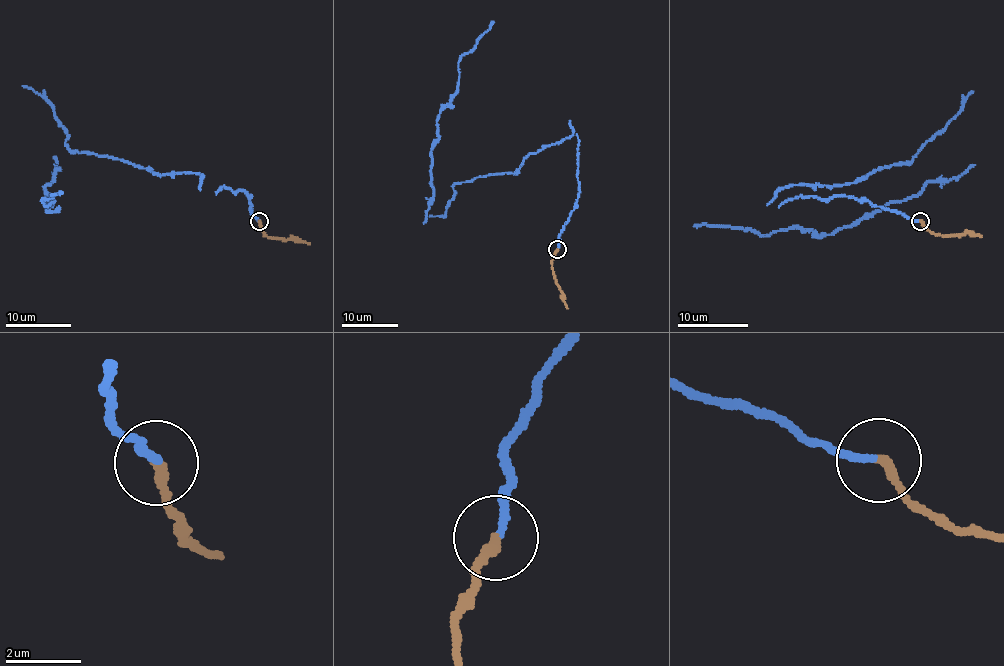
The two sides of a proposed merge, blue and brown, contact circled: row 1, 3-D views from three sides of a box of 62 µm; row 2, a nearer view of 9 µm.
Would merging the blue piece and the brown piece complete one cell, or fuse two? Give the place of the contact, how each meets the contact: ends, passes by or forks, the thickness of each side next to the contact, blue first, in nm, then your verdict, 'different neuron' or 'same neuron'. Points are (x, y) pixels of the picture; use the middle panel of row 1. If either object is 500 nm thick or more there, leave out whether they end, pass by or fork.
place (557, 249); blue ends; brown ends; calibres 200 and 240 nm; same neuron

